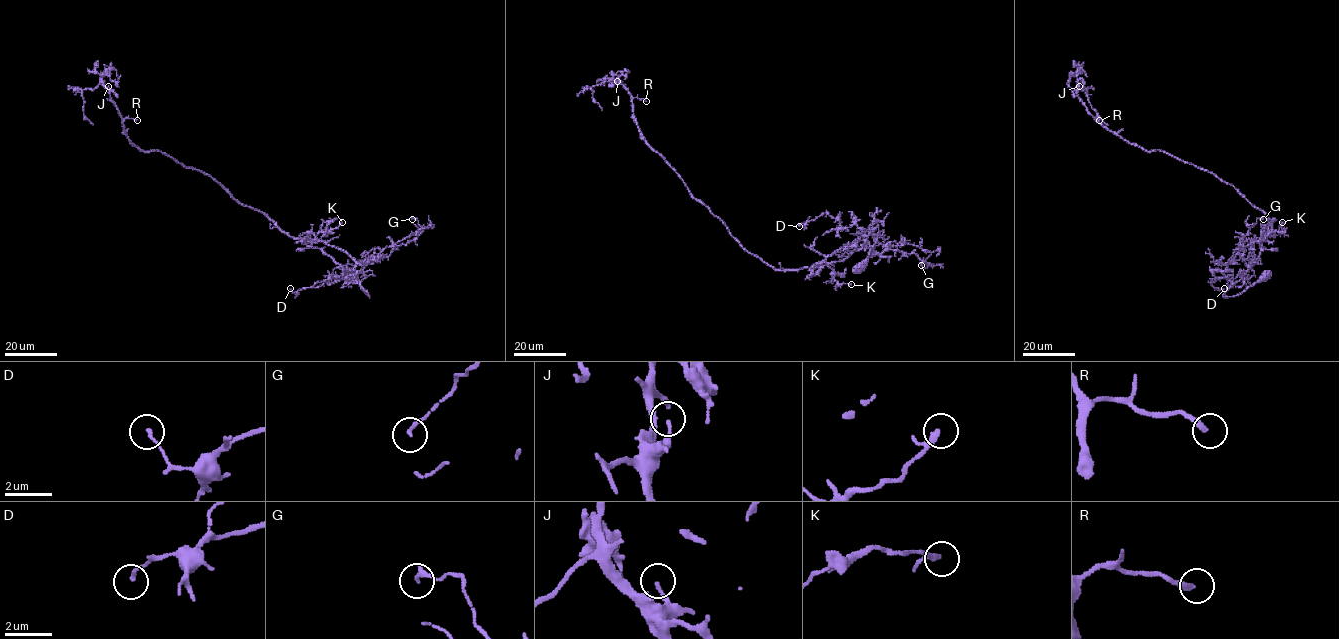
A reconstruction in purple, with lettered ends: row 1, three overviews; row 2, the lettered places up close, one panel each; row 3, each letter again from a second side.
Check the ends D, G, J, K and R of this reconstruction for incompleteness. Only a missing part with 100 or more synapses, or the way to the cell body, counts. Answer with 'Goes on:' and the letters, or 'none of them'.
Goes on: none of them

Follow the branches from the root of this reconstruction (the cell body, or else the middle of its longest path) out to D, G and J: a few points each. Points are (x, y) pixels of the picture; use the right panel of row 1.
D: (1263, 275), (1237, 295), (1222, 296), (1258, 261), (1261, 244), (1252, 241), (1226, 276), (1211, 282), (1224, 288)
G: (1263, 275), (1237, 295), (1222, 296), (1251, 265), (1242, 258), (1241, 241), (1256, 220), (1263, 219)
J: (1263, 275), (1237, 295), (1222, 296), (1258, 261), (1268, 217), (1216, 175), (1109, 130), (1087, 110), (1079, 86)

